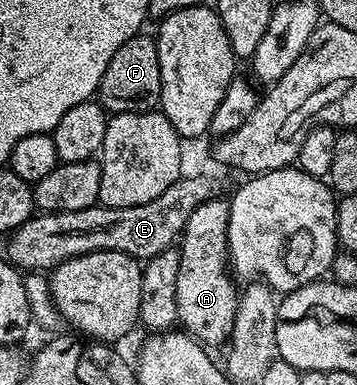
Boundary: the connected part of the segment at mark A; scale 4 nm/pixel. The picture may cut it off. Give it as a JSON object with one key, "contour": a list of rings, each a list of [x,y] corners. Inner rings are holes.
{"contour":[[[213,199],[199,205],[184,224],[184,232],[178,241],[179,324],[205,347],[223,346],[232,336],[238,300],[238,285],[228,264],[230,207],[227,200],[220,200]]]}

